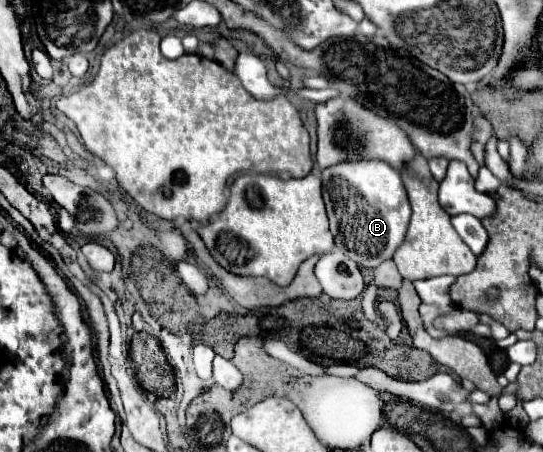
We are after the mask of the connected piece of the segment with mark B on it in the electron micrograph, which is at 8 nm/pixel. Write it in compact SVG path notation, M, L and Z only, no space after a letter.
M342 161L342 165L326 167L322 171L322 197L332 235L340 239L346 255L358 265L378 267L404 241L410 203L400 173L384 161Z

